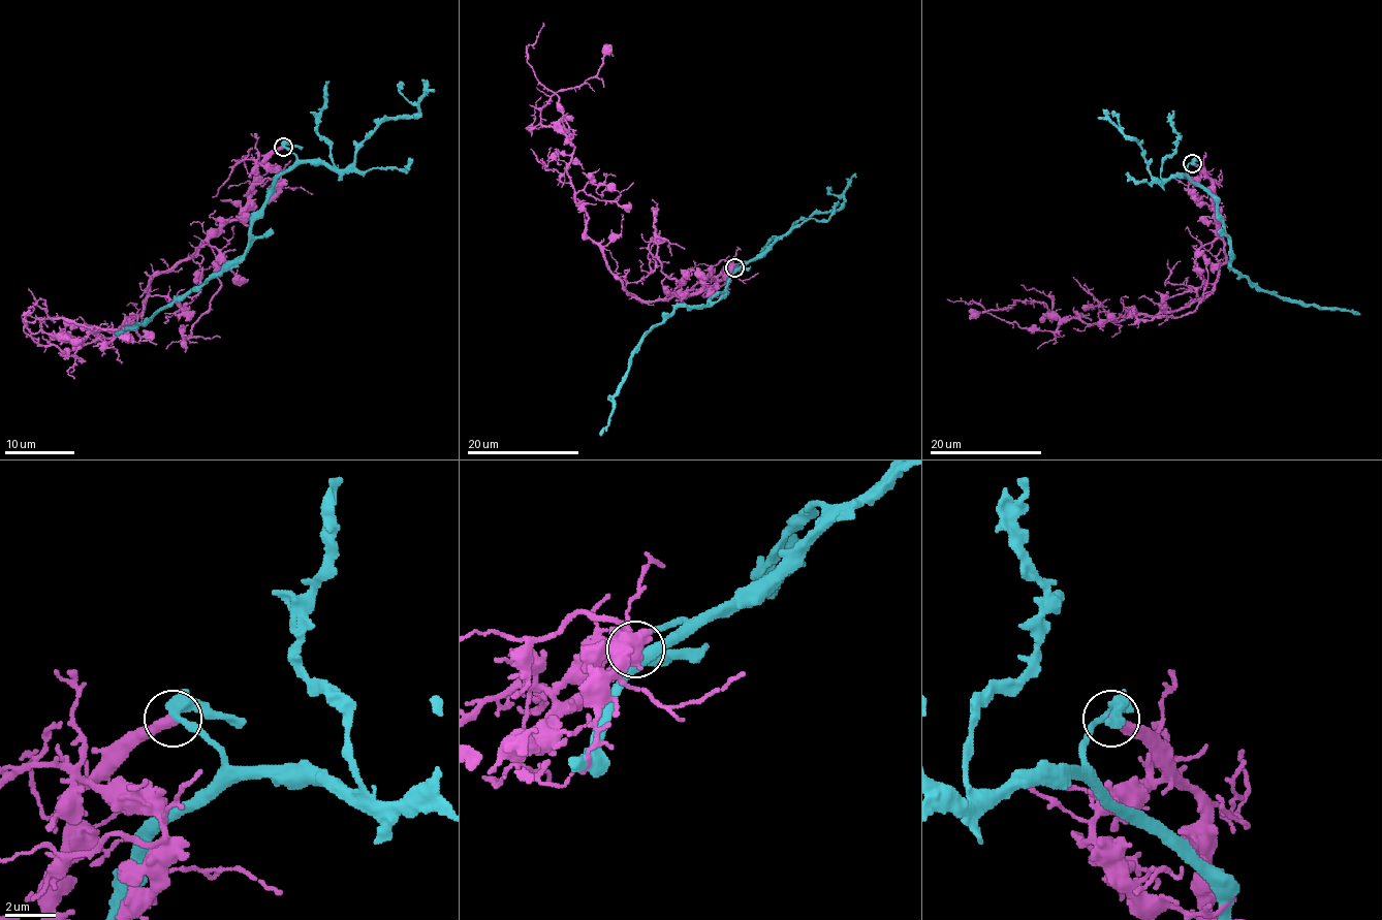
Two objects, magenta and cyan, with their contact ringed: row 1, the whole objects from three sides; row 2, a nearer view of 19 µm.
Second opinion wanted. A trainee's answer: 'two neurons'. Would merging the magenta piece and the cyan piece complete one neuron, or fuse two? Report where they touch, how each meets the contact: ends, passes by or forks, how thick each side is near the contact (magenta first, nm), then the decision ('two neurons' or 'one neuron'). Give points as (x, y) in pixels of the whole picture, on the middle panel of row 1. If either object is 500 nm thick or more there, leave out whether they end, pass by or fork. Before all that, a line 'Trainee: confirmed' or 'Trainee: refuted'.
Trainee: confirmed
place (734, 267); magenta ends; cyan passes by; calibres 480 and 320 nm; two neurons

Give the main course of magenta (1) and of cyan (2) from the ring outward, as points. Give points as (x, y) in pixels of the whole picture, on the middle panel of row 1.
1: (734, 267), (698, 293), (641, 300), (586, 235), (566, 171), (573, 145), (541, 108), (596, 75), (611, 44)
2: (734, 266), (746, 262), (723, 290), (704, 305), (677, 306), (644, 338), (614, 398), (609, 423), (600, 436)

